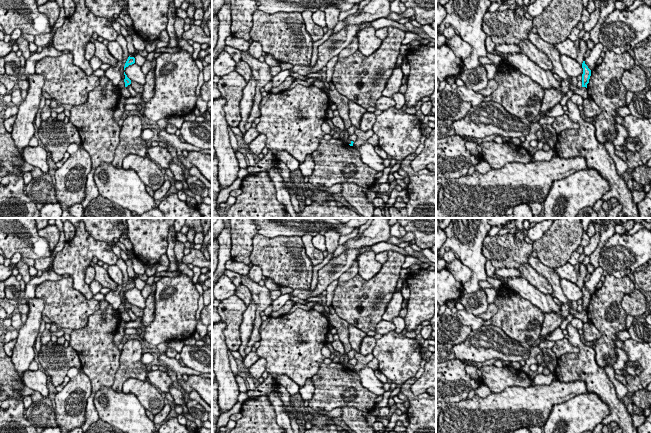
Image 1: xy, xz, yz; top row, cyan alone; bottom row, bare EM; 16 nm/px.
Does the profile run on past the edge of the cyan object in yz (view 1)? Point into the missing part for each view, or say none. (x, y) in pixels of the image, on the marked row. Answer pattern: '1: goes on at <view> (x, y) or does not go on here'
1: does not go on here

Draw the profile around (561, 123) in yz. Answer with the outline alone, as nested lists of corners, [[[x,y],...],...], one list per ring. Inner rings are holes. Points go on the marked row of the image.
[[[567,114],[555,118],[552,123],[552,127],[556,130],[557,134],[561,133],[566,129],[578,129],[579,124],[572,122]]]

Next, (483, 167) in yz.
[[[481,161],[479,164],[475,166],[475,171],[479,172],[480,174],[486,174],[491,169],[492,168],[487,161]]]

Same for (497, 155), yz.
[[[485,141],[479,145],[483,152],[483,158],[492,169],[501,169],[507,163],[518,162],[527,164],[531,161],[531,155],[526,149],[521,146],[512,148],[505,141],[501,144],[495,141]]]

